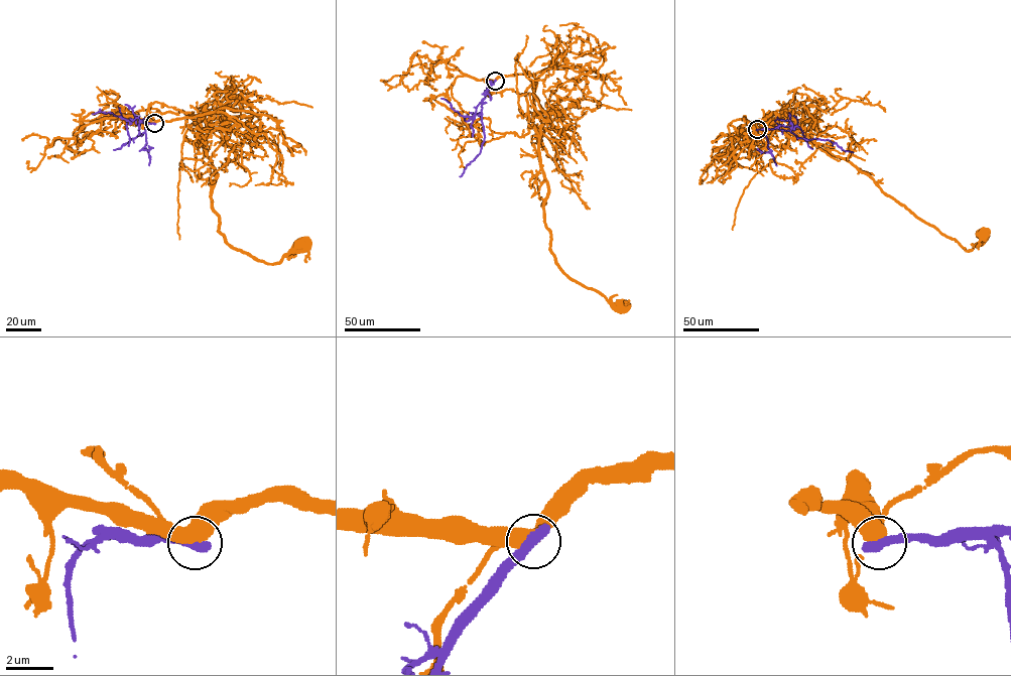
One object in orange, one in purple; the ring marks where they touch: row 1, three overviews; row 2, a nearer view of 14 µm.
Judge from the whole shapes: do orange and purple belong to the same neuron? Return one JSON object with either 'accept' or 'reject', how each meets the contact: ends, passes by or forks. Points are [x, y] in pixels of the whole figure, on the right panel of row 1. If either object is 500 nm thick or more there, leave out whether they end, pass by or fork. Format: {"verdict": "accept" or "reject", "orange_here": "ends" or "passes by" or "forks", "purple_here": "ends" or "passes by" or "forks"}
{"verdict": "reject"}

